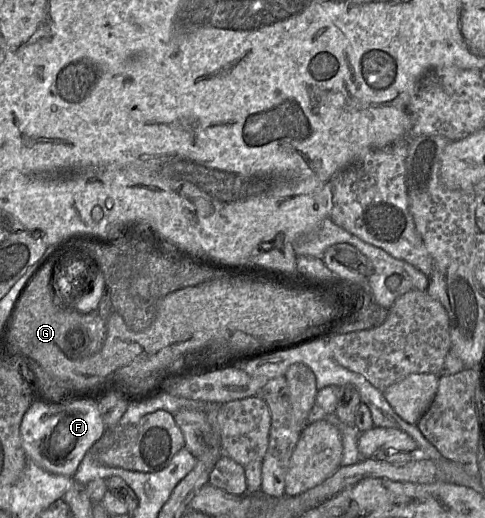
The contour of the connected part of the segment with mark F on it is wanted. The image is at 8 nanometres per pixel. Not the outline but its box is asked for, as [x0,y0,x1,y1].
[21,401,106,478]

